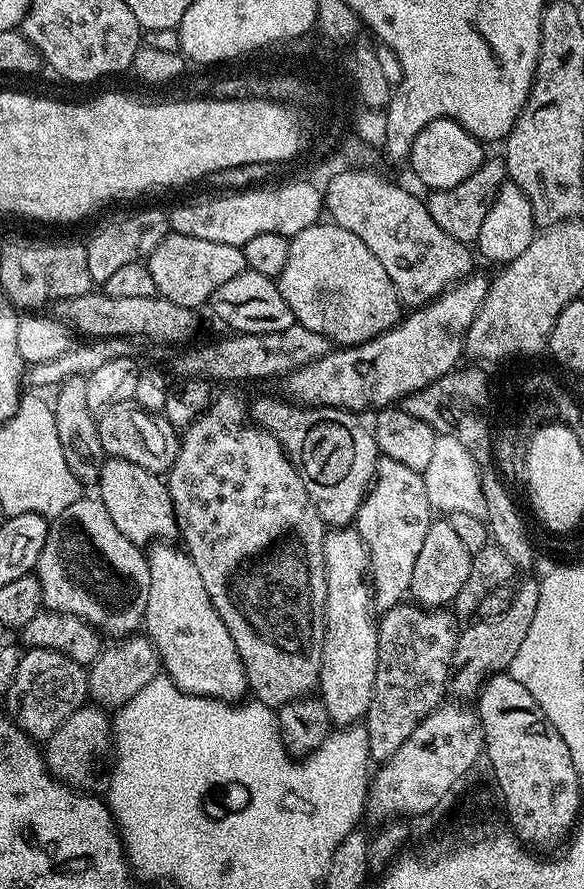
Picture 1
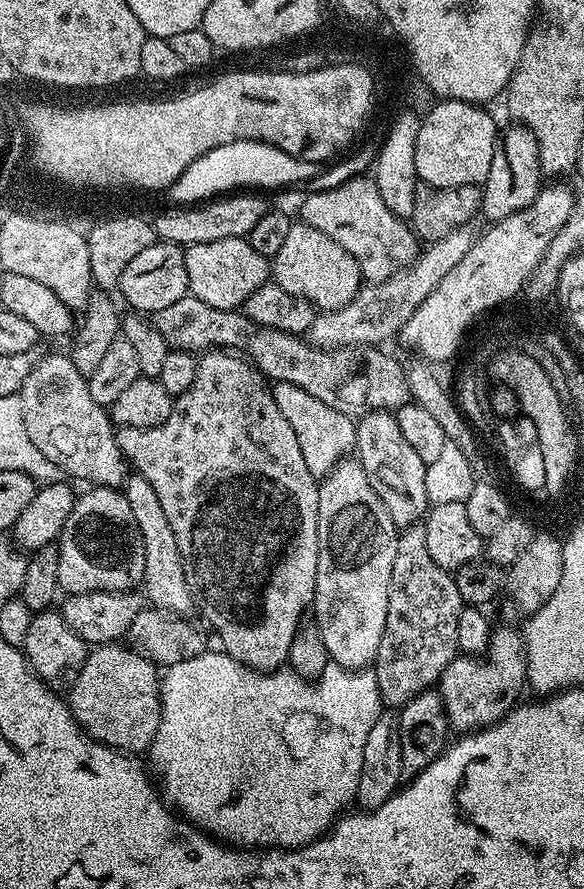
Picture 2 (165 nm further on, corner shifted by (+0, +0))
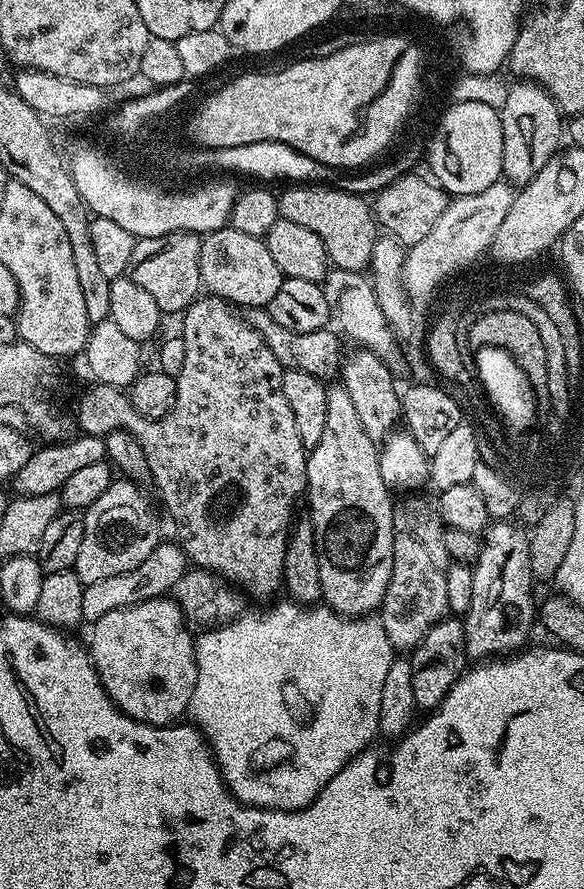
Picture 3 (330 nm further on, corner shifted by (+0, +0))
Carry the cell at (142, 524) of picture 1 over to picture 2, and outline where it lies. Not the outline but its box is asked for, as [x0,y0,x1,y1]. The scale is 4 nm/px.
[18,355,130,489]

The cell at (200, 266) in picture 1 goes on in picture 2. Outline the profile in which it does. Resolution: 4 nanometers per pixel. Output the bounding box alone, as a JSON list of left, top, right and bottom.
[184,238,270,310]

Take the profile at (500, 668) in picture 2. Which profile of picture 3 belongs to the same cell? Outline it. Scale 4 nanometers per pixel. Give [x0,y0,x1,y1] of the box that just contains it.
[462,520,538,658]

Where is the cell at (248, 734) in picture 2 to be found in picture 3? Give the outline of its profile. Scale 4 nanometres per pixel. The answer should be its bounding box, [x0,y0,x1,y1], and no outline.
[190,598,394,812]

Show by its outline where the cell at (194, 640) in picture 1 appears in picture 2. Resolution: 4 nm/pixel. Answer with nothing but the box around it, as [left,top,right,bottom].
[122,474,194,614]

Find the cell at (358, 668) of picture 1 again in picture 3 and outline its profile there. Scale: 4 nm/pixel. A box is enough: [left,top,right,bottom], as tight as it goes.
[307,383,394,618]

